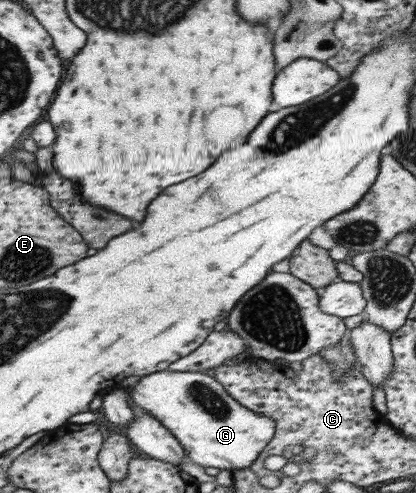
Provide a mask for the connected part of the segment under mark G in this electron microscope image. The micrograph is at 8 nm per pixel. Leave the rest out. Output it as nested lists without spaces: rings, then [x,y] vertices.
[[[169,368],[161,372],[142,377],[140,382],[132,387],[129,392],[133,403],[140,407],[141,410],[153,414],[168,430],[174,433],[174,436],[182,443],[182,446],[188,451],[189,458],[192,462],[202,466],[212,466],[221,470],[244,470],[248,468],[260,455],[261,452],[269,446],[270,441],[275,437],[276,434],[276,421],[269,416],[264,416],[259,412],[254,412],[253,409],[248,408],[243,405],[241,401],[237,401],[227,390],[227,388],[221,384],[220,381],[208,374],[203,374],[202,372],[172,372]]]

